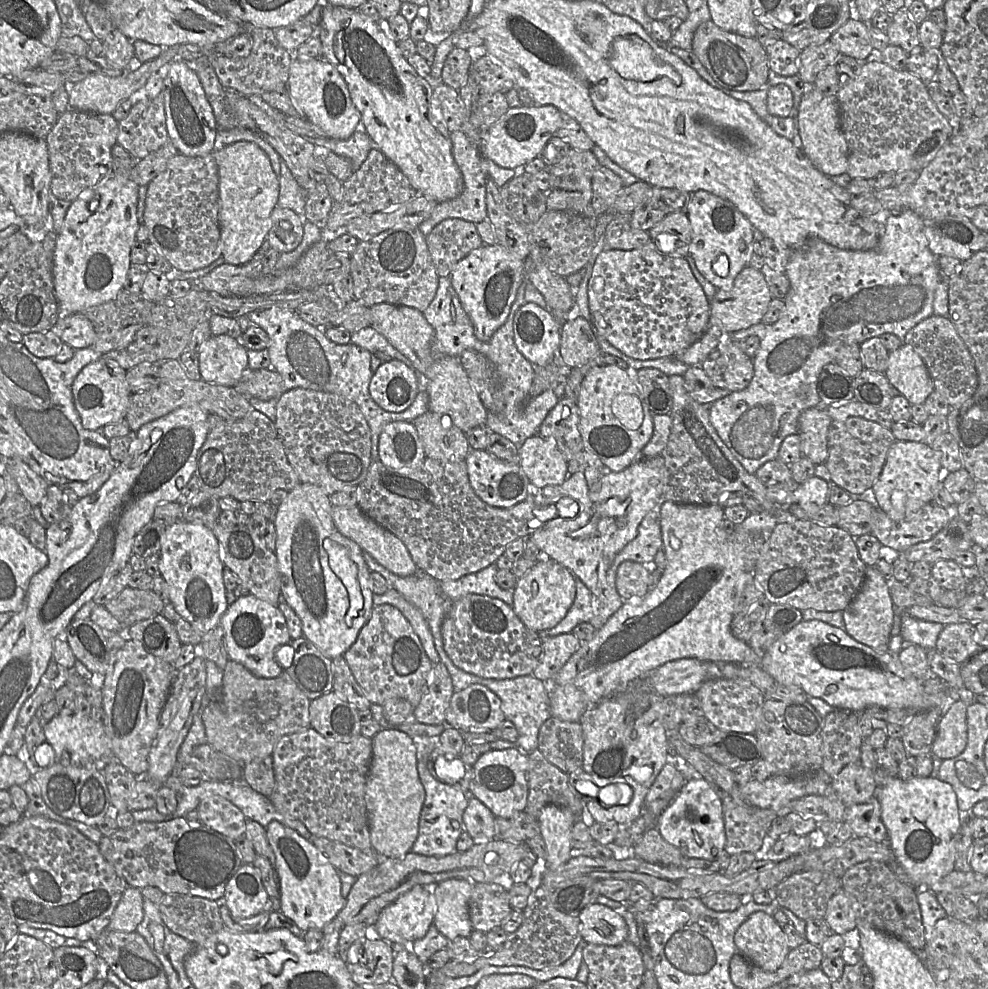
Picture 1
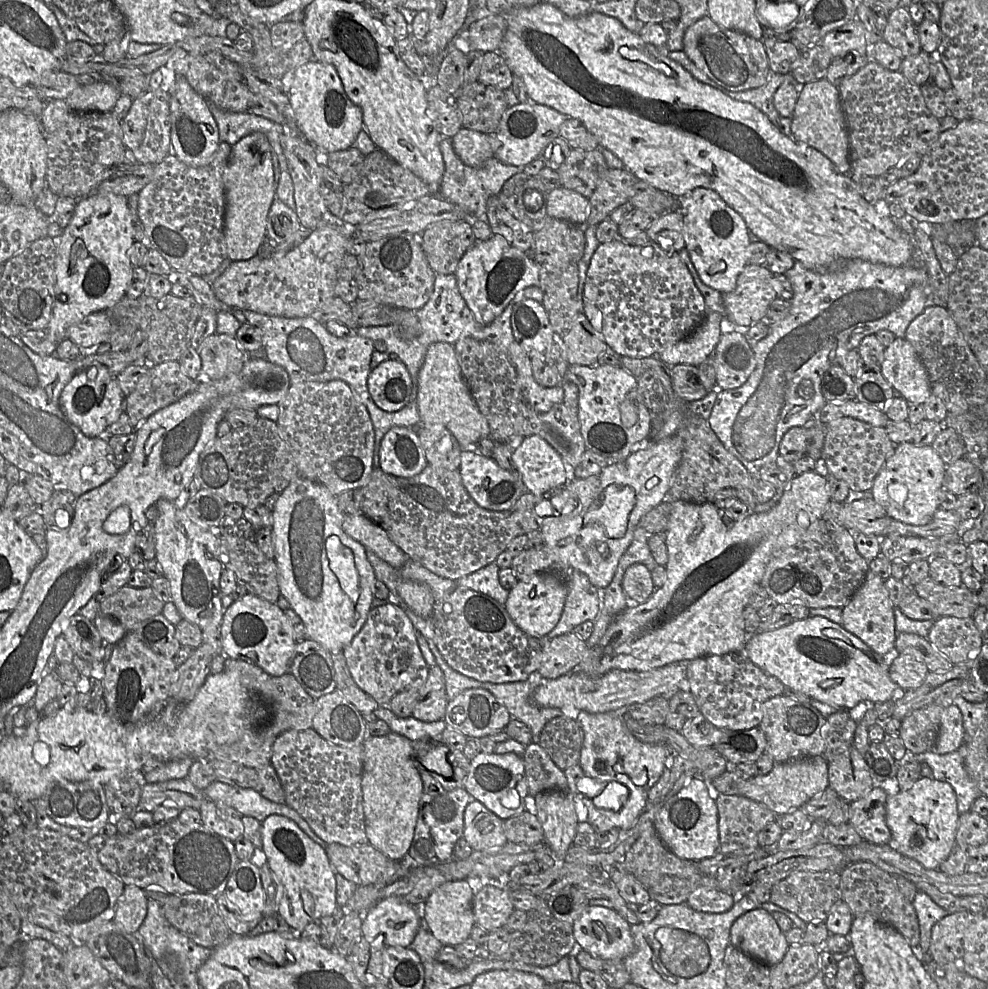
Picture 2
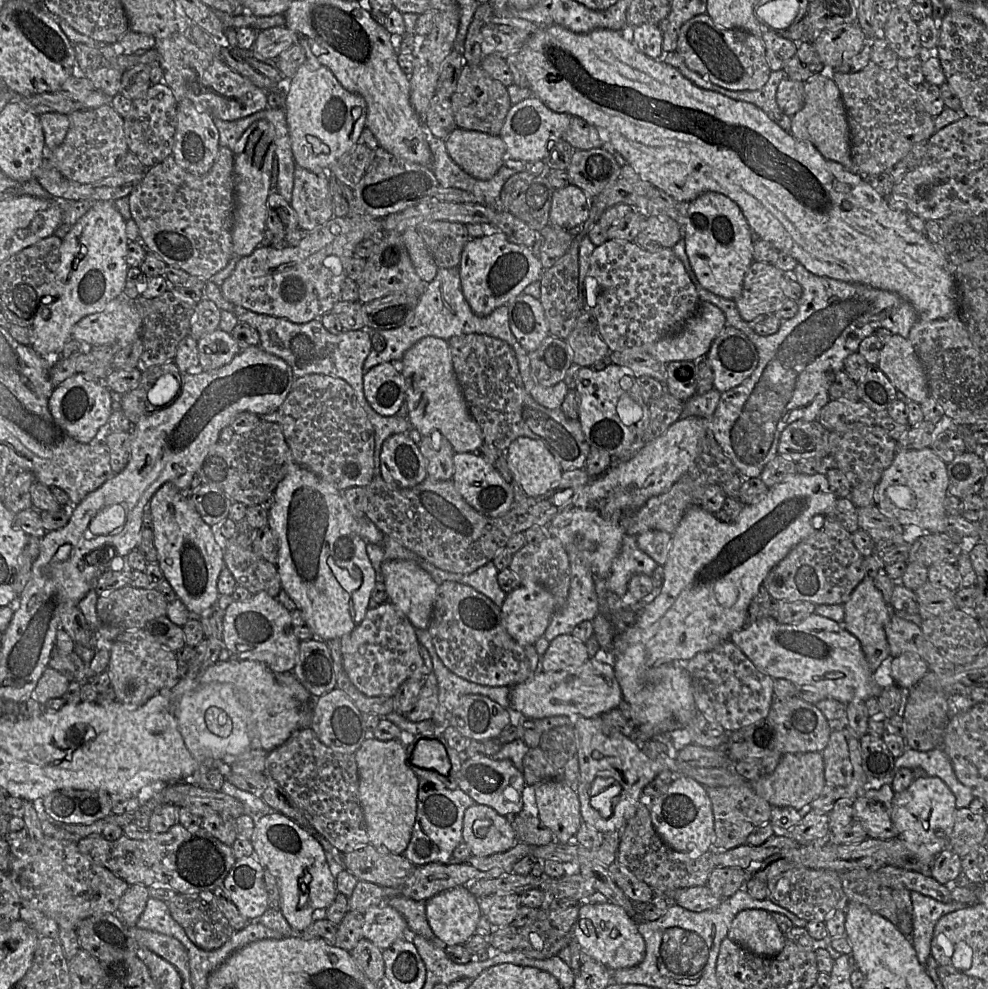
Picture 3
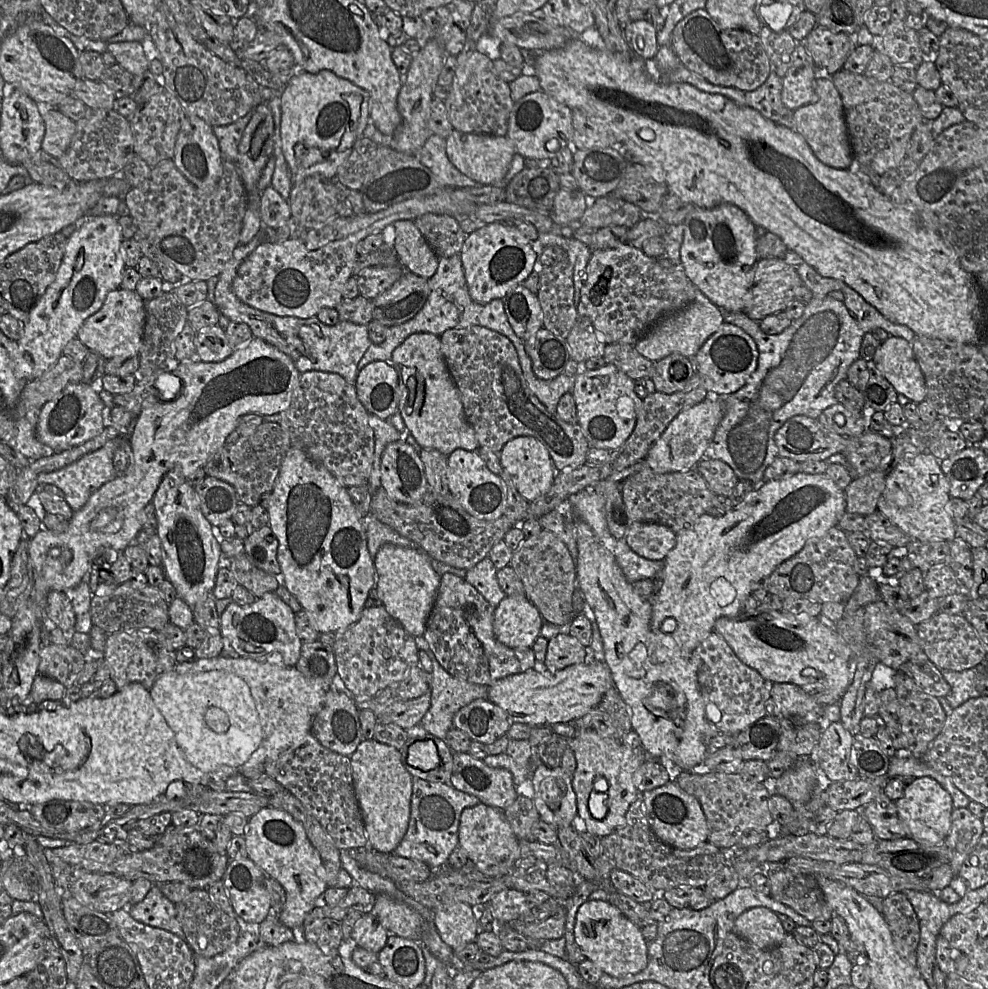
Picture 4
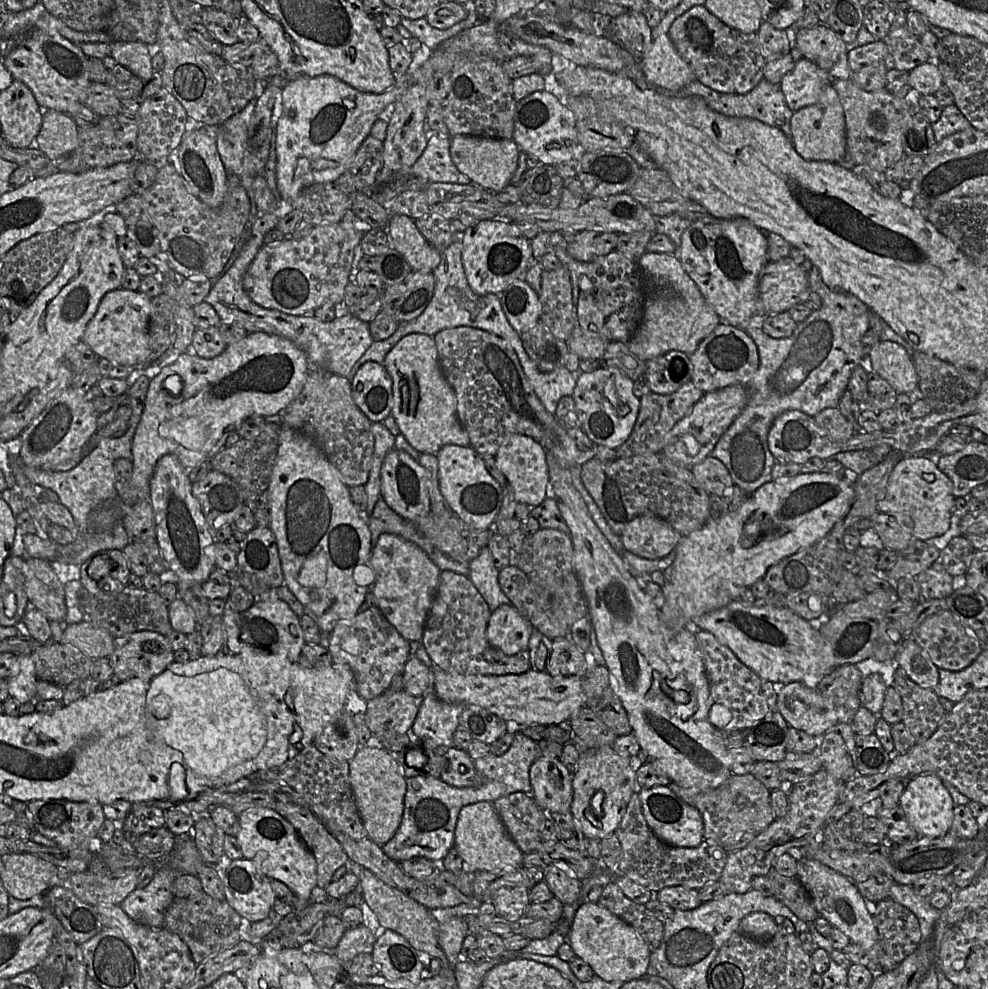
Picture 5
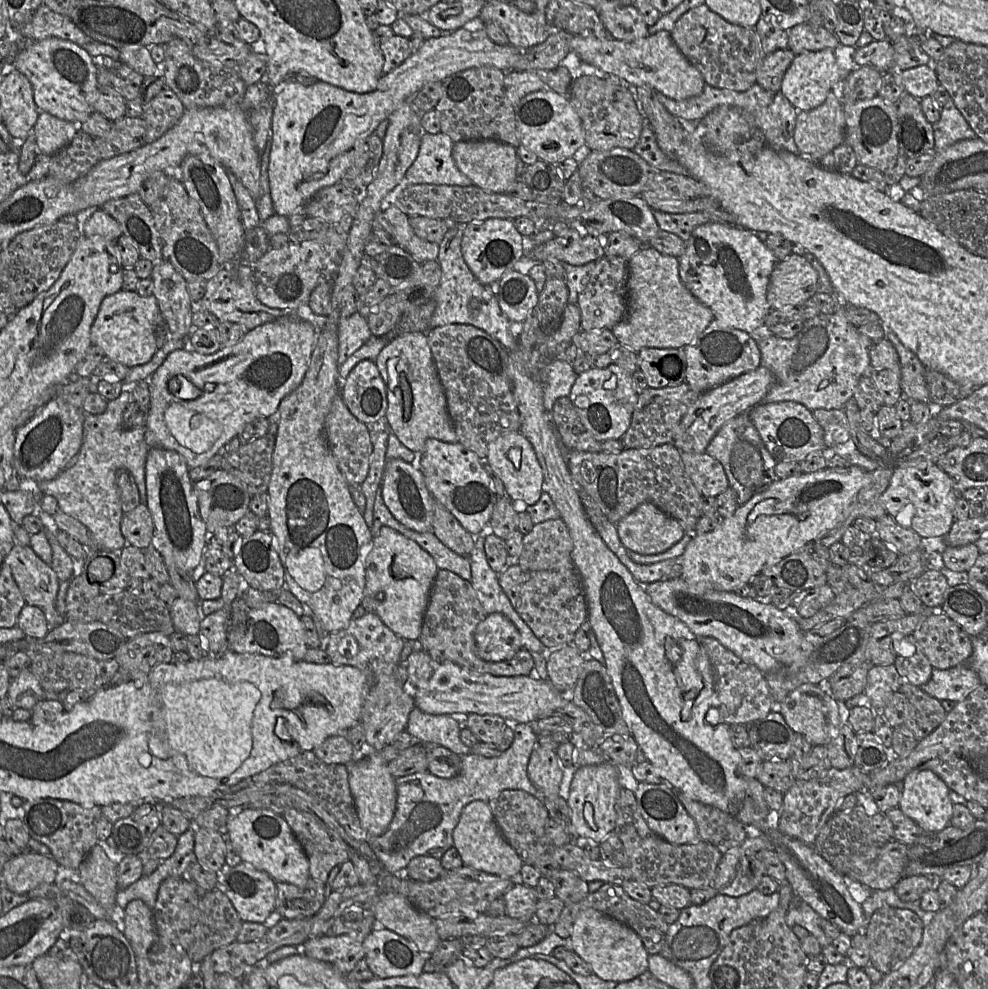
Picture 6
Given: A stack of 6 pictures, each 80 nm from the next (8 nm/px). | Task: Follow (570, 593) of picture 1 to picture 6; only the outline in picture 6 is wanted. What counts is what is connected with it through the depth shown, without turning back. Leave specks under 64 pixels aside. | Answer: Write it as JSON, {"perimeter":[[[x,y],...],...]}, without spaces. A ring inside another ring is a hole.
{"perimeter":[[[501,613],[488,614],[477,625],[474,641],[478,656],[488,662],[511,659],[522,648],[518,629]]]}

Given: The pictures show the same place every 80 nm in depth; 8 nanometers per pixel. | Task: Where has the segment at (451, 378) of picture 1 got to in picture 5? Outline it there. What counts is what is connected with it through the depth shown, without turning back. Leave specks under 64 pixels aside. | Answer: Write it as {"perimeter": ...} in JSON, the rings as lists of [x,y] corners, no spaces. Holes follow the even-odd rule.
{"perimeter":[[[409,334],[386,355],[383,362],[392,379],[394,417],[401,434],[421,454],[437,455],[445,445],[470,446],[469,434],[457,416],[457,400],[442,373],[433,336]]]}

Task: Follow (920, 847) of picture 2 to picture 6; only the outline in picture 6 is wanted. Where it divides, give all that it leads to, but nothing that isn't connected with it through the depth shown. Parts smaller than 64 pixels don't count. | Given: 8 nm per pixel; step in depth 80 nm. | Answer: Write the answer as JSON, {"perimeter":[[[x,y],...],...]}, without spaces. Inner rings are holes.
{"perimeter":[[[931,770],[908,773],[898,808],[929,834],[950,825],[953,803],[947,784]]]}

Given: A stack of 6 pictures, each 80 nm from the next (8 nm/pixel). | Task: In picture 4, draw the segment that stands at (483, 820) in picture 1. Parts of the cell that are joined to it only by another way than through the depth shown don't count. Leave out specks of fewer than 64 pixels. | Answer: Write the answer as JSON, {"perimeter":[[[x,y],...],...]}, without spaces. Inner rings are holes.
{"perimeter":[[[481,802],[462,811],[458,839],[459,846],[464,849],[469,861],[474,864],[496,864],[503,861],[513,861],[516,865],[520,860],[519,840],[503,811]]]}

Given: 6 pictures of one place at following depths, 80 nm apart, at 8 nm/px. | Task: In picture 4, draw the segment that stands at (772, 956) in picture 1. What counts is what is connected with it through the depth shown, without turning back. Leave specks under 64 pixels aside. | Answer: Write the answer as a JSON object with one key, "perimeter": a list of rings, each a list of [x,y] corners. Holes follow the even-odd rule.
{"perimeter":[[[754,907],[742,913],[735,920],[732,932],[759,949],[779,945],[787,934],[776,913],[764,907]]]}

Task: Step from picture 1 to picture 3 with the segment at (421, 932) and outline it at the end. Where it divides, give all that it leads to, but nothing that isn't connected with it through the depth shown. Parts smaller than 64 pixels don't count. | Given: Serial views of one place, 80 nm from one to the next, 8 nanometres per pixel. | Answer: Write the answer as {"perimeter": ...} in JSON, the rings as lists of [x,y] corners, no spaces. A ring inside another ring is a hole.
{"perimeter":[[[386,903],[370,906],[364,912],[362,935],[381,950],[398,939],[409,939],[411,933],[404,917]]]}

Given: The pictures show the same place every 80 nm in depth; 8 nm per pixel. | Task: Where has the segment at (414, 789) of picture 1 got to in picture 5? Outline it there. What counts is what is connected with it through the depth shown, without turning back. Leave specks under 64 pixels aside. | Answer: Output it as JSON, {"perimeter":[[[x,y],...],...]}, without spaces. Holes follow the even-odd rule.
{"perimeter":[[[372,736],[349,761],[349,780],[355,804],[368,838],[383,846],[397,832],[404,811],[406,778],[396,756],[375,743]]]}

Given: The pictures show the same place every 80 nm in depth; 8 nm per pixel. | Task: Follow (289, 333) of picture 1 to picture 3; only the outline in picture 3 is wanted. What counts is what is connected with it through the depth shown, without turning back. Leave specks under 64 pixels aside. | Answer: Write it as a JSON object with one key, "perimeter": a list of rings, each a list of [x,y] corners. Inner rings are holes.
{"perimeter":[[[235,306],[237,319],[254,327],[260,336],[260,347],[267,353],[283,359],[292,369],[295,378],[309,374],[324,374],[345,380],[355,391],[357,399],[365,409],[375,432],[374,476],[380,475],[380,453],[384,441],[394,435],[407,432],[411,424],[407,417],[382,416],[370,406],[363,389],[363,365],[372,348],[371,333],[367,329],[329,332],[320,319],[297,324],[285,318],[255,313],[241,306]]]}

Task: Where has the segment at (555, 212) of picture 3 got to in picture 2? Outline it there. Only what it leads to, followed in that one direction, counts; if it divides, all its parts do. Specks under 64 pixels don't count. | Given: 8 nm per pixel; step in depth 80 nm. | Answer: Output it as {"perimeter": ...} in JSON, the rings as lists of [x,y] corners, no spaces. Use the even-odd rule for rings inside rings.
{"perimeter":[[[561,186],[551,190],[548,194],[548,218],[582,225],[587,221],[588,210],[589,199],[573,190]]]}

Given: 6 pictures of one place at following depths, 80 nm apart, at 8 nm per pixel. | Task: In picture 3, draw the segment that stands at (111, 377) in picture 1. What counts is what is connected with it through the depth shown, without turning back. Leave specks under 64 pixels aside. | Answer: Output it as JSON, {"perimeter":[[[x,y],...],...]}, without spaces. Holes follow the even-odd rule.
{"perimeter":[[[77,374],[54,388],[49,399],[49,410],[62,430],[75,440],[87,444],[93,442],[99,429],[108,423],[112,414],[111,404],[111,390],[106,385]]]}

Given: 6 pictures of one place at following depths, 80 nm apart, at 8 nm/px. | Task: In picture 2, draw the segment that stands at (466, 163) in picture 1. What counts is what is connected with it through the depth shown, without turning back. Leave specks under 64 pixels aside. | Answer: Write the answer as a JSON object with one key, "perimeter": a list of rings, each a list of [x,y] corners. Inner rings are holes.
{"perimeter":[[[441,137],[440,139],[440,150],[445,170],[439,185],[438,194],[443,199],[457,206],[466,215],[466,218],[462,220],[473,222],[477,219],[485,219],[489,197],[498,195],[503,184],[510,177],[521,172],[521,168],[520,166],[505,164],[496,157],[490,158],[479,167],[468,166],[454,152],[451,139],[448,137]]]}

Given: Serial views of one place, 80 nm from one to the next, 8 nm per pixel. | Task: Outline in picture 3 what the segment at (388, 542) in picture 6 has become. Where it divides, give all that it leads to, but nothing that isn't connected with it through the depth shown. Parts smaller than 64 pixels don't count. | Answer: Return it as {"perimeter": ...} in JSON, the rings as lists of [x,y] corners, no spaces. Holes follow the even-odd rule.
{"perimeter":[[[389,560],[381,565],[381,580],[388,601],[400,610],[416,629],[427,629],[432,616],[439,585],[431,575],[411,560]]]}

